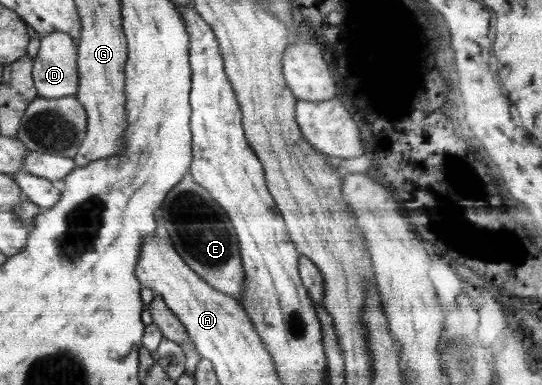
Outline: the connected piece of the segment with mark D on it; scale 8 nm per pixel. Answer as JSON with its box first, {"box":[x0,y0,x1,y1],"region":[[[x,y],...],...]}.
{"box":[32,32,79,97],"region":[[[54,32],[40,38],[32,69],[39,97],[74,96],[79,86],[77,45],[68,33]]]}

